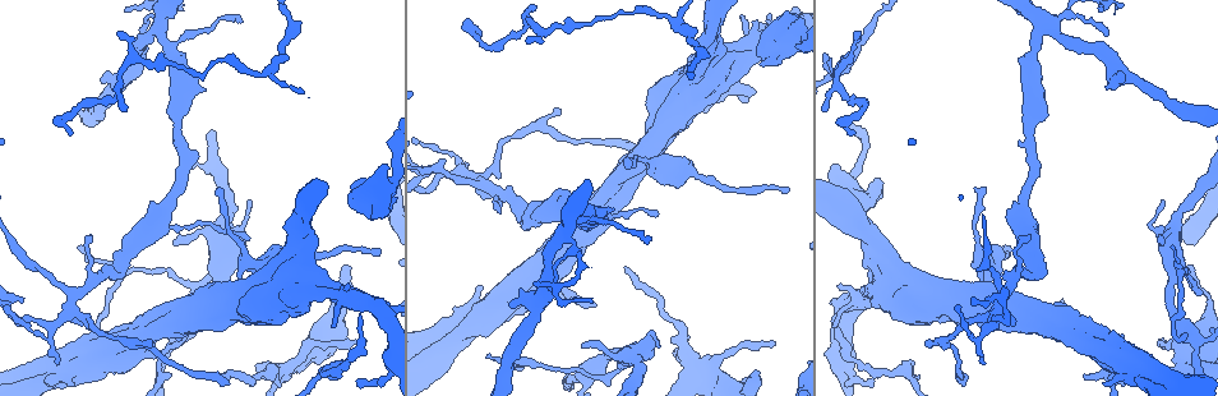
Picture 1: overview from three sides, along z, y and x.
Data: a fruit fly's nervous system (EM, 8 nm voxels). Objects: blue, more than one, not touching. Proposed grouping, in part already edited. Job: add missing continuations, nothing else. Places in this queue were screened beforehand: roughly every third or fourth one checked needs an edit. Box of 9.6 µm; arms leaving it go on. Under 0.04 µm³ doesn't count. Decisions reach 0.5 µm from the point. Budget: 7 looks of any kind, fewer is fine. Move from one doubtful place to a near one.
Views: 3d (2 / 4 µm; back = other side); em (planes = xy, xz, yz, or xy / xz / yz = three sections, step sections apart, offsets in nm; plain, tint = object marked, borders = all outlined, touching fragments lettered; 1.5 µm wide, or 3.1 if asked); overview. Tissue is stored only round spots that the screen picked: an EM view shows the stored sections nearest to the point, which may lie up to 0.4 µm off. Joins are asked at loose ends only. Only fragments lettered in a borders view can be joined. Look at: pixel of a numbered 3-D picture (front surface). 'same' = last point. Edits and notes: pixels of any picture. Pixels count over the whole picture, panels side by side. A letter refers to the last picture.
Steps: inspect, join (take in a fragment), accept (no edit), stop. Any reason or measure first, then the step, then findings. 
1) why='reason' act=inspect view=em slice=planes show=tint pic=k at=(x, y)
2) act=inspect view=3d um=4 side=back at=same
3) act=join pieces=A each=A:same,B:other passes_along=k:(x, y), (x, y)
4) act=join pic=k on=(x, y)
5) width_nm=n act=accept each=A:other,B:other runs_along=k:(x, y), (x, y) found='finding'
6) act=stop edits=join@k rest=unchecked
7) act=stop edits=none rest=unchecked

why='branch stops here' act=inspect view=em slice=yz step=4 show=borders pic=1 at=(71, 133)

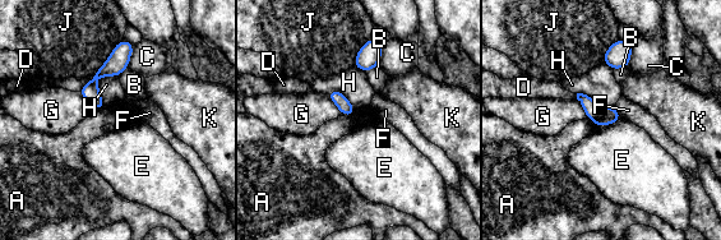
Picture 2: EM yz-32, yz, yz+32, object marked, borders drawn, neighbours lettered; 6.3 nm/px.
width_nm=90 act=accept each=A:other,B:other,C:other,D:other,E:other,F:other,G:other,H:other,J:other,K:other border=2:(620, 118), (599, 128) found='none of them fits'

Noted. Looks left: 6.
why='tapers out' act=inspect view=3d um=2 pic=1 at=(1186, 333)

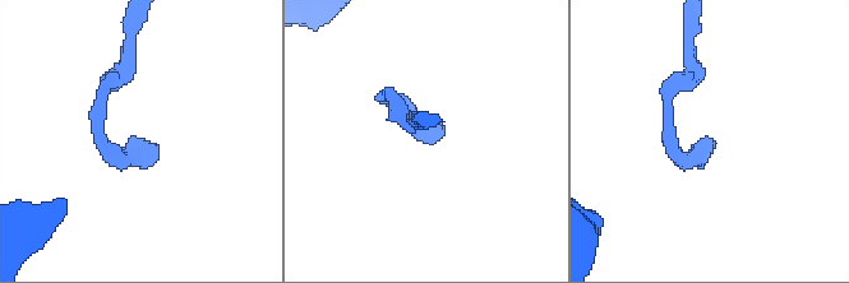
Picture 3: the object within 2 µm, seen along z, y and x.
act=inspect view=em slice=yz step=8 show=borders pic=3 at=(442, 137)

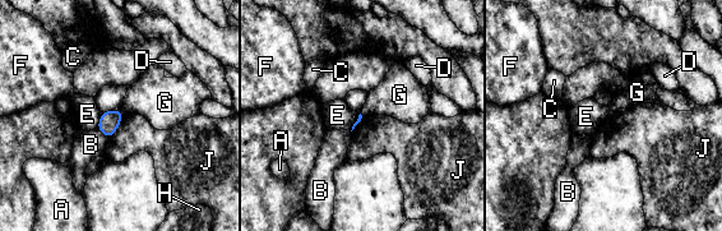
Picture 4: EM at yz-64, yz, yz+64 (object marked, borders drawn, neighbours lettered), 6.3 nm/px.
longest_contact=J:190nm act=accept each=A:other,B:other,C:other,D:other,E:other,F:other,G:other,H:other,J:other found='no lettered fragment goes on from it'

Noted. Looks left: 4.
why='thin end' act=inspect view=em slice=planes show=borders pic=1 at=(1085, 374)

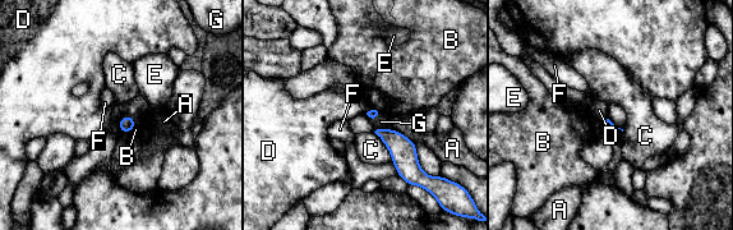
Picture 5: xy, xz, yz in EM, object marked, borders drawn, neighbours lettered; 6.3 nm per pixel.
act=accept each=A:other,B:other,C:other,D:other,E:other,F:other,G:other found='none of them fits'

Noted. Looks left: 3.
act=stop edits=none rest=unchecked

